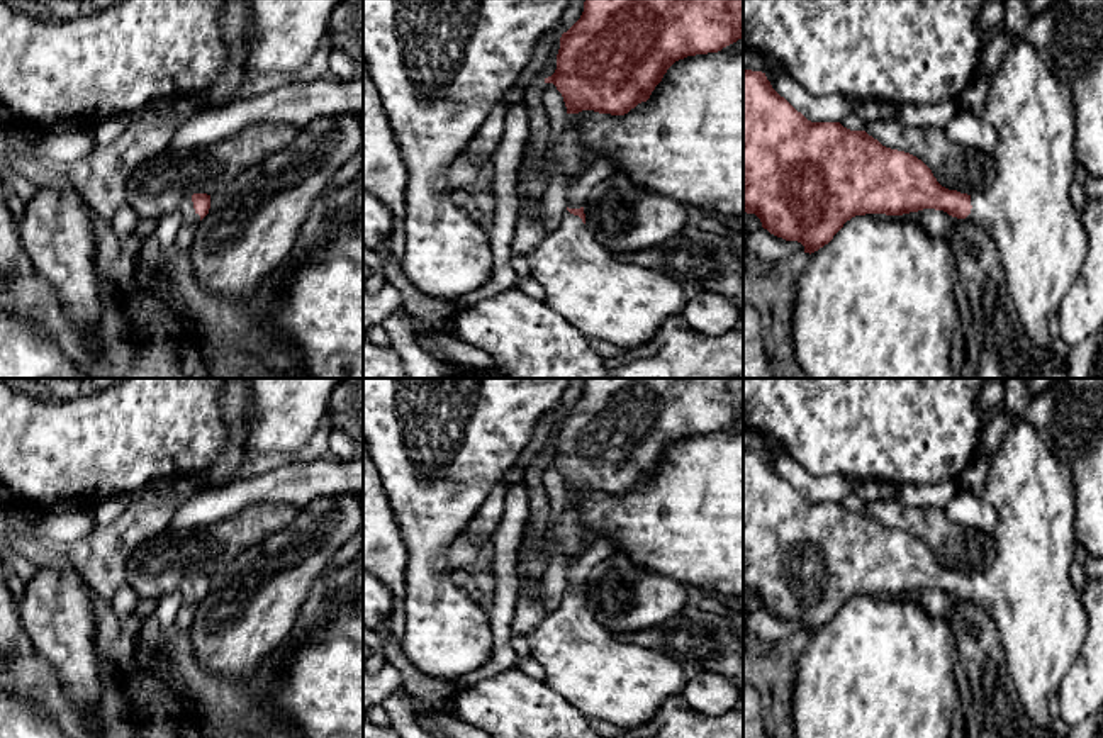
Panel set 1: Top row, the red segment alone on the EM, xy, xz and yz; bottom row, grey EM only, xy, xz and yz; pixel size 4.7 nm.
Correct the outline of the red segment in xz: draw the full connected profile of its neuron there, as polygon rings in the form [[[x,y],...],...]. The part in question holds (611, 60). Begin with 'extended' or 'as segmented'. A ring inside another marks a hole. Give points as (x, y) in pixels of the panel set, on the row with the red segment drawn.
as segmented; [[[585,0],[580,19],[560,37],[557,70],[552,76],[545,78],[545,83],[553,83],[562,93],[567,114],[594,110],[599,114],[624,115],[638,103],[650,98],[655,87],[675,61],[687,56],[718,53],[738,39],[743,39],[743,0]]]

